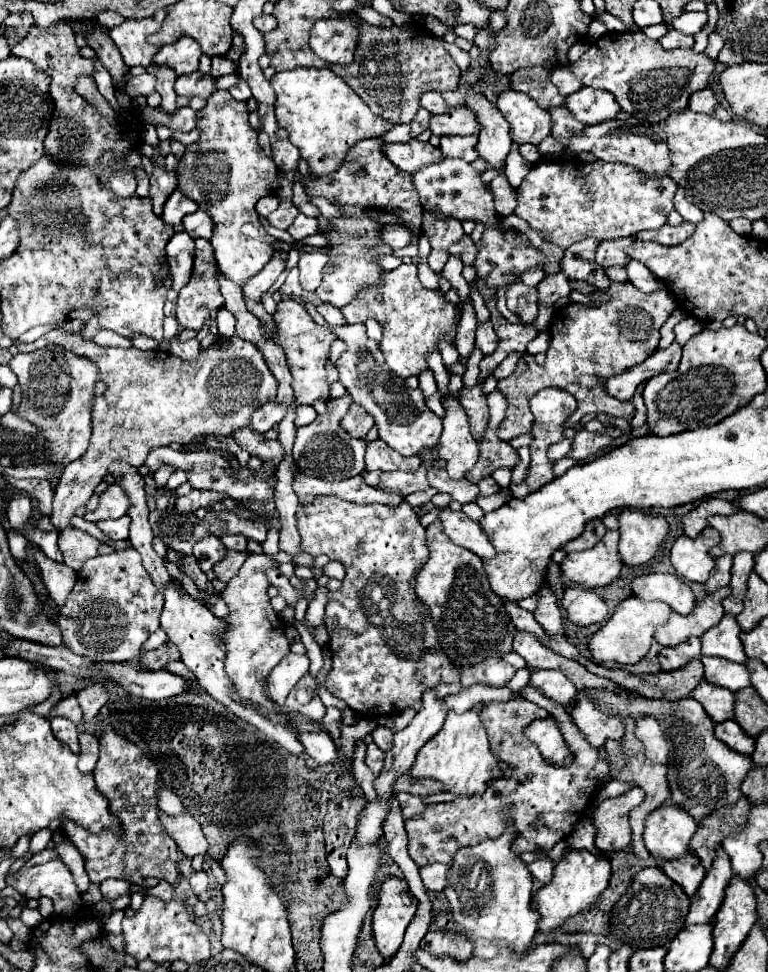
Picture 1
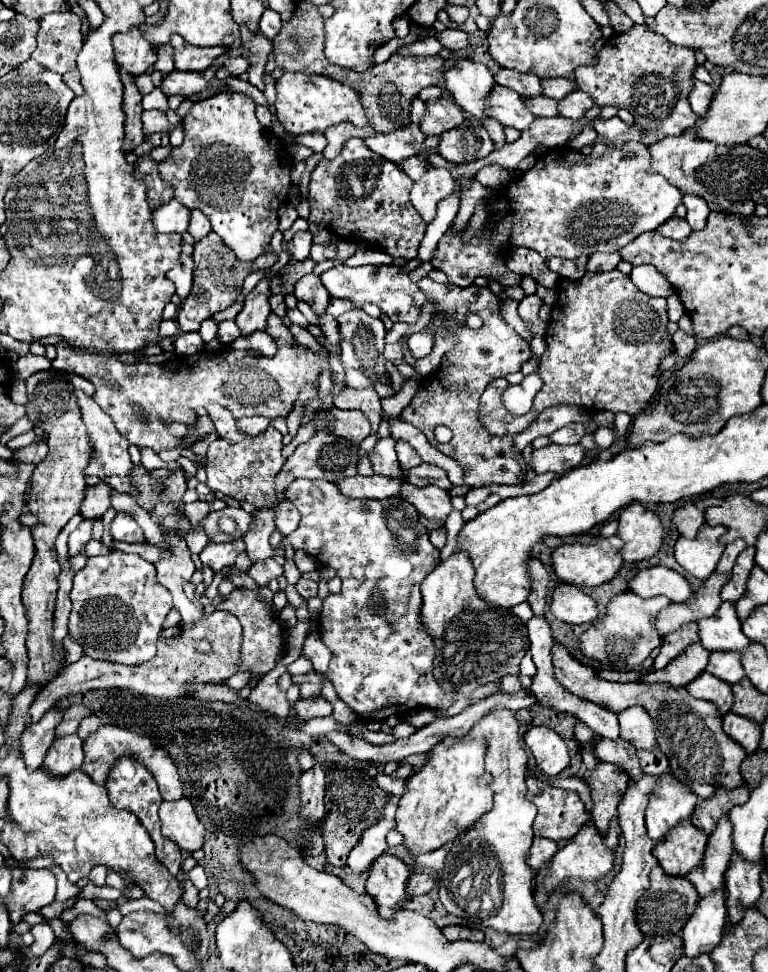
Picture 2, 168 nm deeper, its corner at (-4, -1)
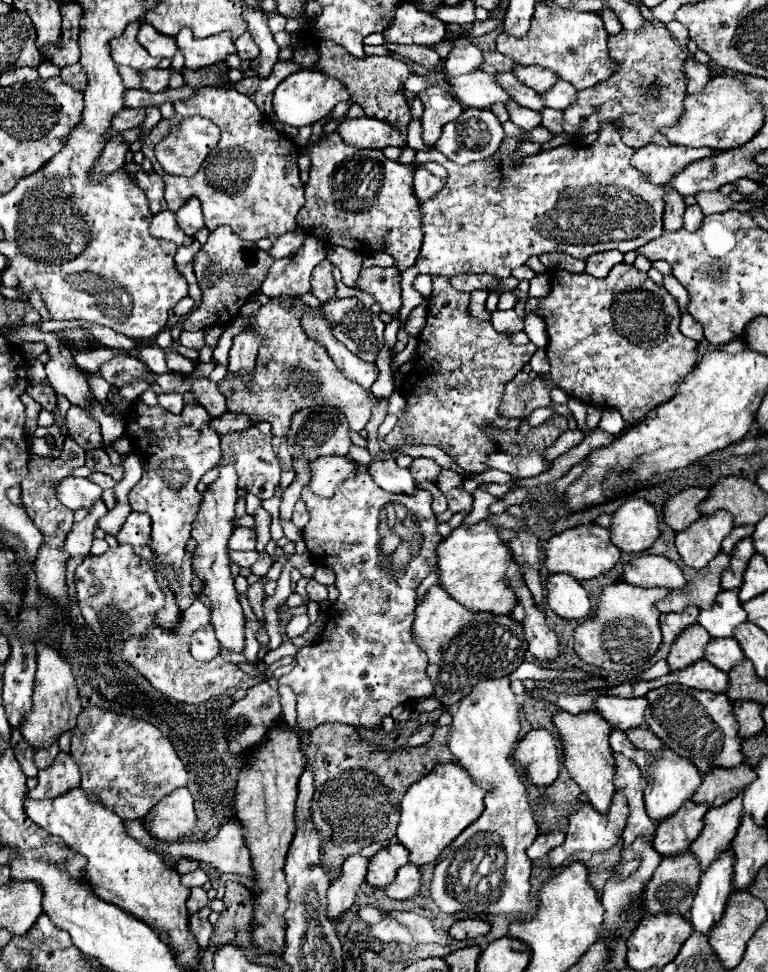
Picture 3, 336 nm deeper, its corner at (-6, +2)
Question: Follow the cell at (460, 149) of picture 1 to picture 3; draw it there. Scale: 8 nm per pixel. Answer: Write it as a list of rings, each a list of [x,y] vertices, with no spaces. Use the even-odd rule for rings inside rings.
[[[470,107],[470,109],[464,109],[456,121],[450,121],[442,129],[442,135],[434,147],[440,153],[444,153],[450,161],[454,161],[458,165],[468,165],[468,163],[494,155],[498,151],[502,139],[504,139],[504,131],[502,131],[502,125],[496,119],[496,115],[490,109],[472,109]]]

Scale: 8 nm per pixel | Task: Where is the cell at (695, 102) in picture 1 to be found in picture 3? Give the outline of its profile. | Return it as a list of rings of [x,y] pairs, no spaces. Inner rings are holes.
[[[686,59],[686,63],[684,63],[684,75],[686,75],[688,93],[696,93],[696,91],[702,91],[704,83],[708,83],[710,69],[704,63],[696,63],[694,59]]]

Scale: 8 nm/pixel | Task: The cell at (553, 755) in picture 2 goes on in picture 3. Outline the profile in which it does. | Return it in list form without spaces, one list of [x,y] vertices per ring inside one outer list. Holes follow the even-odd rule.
[[[532,729],[518,743],[514,759],[536,787],[548,787],[558,777],[560,761],[556,741],[546,729]]]

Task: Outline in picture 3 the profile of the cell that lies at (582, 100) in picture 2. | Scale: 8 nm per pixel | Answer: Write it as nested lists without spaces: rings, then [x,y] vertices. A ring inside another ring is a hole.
[[[558,79],[548,91],[544,91],[542,95],[542,101],[544,101],[544,107],[552,107],[552,109],[558,109],[558,111],[564,111],[572,99],[576,97],[576,87],[572,87],[568,81],[562,81]]]

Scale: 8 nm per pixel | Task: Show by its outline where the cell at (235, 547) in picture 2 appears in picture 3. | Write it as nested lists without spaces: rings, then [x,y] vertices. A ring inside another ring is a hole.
[[[236,527],[234,533],[232,533],[232,537],[230,537],[228,547],[234,549],[234,551],[250,551],[250,549],[256,549],[256,533],[254,533],[254,529]]]

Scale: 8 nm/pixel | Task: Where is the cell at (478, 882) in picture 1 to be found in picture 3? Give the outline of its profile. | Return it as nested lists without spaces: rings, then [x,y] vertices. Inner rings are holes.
[[[510,677],[480,681],[460,701],[454,715],[448,747],[460,759],[460,765],[468,769],[472,779],[488,793],[484,797],[486,809],[482,817],[446,847],[434,867],[430,897],[442,913],[466,911],[470,915],[482,915],[492,911],[492,915],[512,913],[522,919],[532,917],[528,883],[532,861],[526,849],[536,839],[538,827],[526,799],[526,785],[518,771],[520,767],[512,763],[514,759],[510,755],[520,731],[518,715]]]

